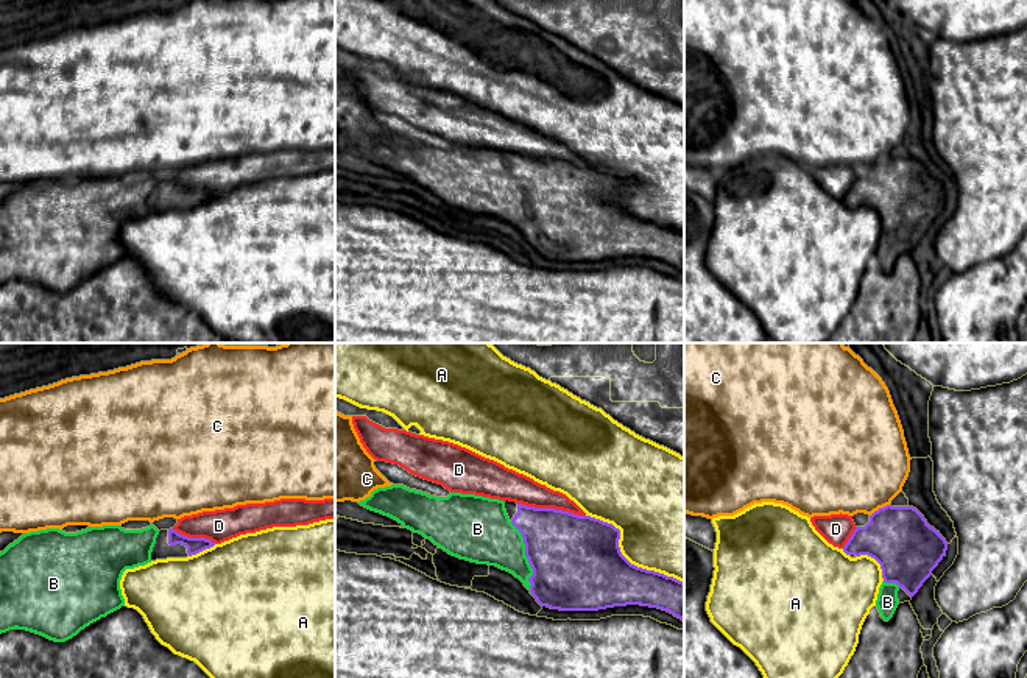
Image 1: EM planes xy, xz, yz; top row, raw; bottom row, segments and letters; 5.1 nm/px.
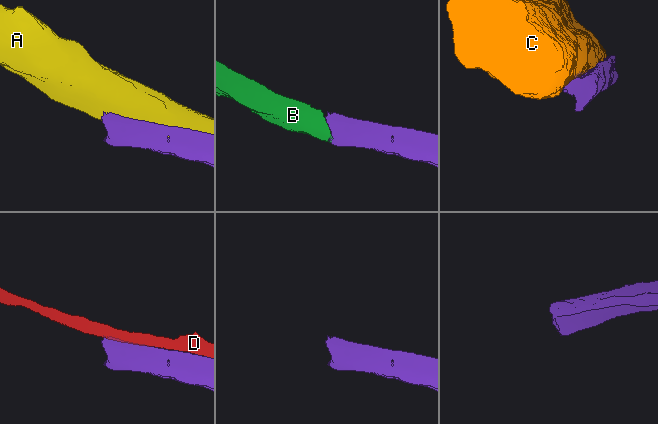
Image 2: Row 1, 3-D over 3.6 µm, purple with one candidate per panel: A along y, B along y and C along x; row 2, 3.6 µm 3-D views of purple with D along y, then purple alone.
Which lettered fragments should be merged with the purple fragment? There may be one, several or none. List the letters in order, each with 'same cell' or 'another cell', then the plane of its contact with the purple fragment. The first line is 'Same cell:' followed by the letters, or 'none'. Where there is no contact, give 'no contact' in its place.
Same cell: B
A: another cell | xz
B: same cell | xz
C: another cell | yz
D: another cell | xz

